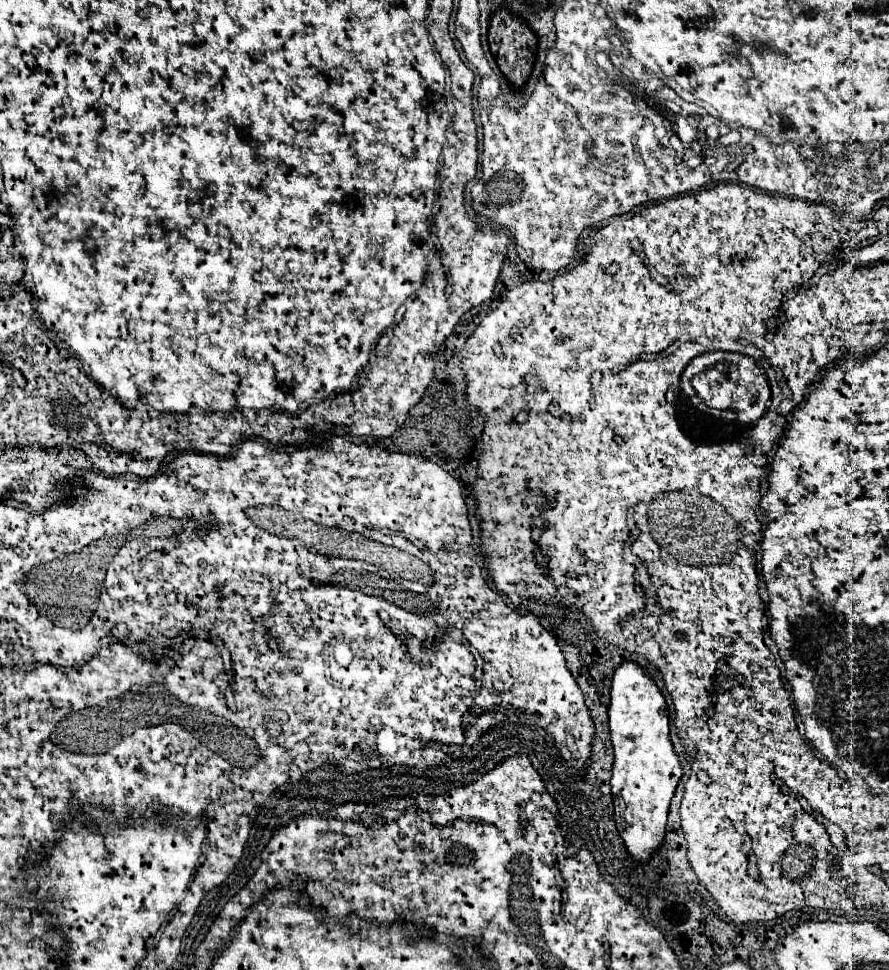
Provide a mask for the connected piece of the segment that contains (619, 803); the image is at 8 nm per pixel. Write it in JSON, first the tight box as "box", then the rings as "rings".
{"box":[609,660,683,862],"rings":[[[633,660],[621,662],[613,672],[613,684],[611,684],[611,704],[609,704],[609,730],[611,730],[611,742],[613,742],[613,776],[611,776],[611,792],[613,792],[613,804],[615,804],[615,824],[617,830],[631,852],[631,856],[637,862],[649,860],[649,856],[659,848],[663,836],[665,836],[665,824],[667,824],[667,812],[669,802],[673,798],[673,792],[677,788],[679,778],[683,776],[683,766],[677,758],[677,752],[671,742],[669,732],[669,716],[667,716],[667,704],[657,688],[655,680]]]}

